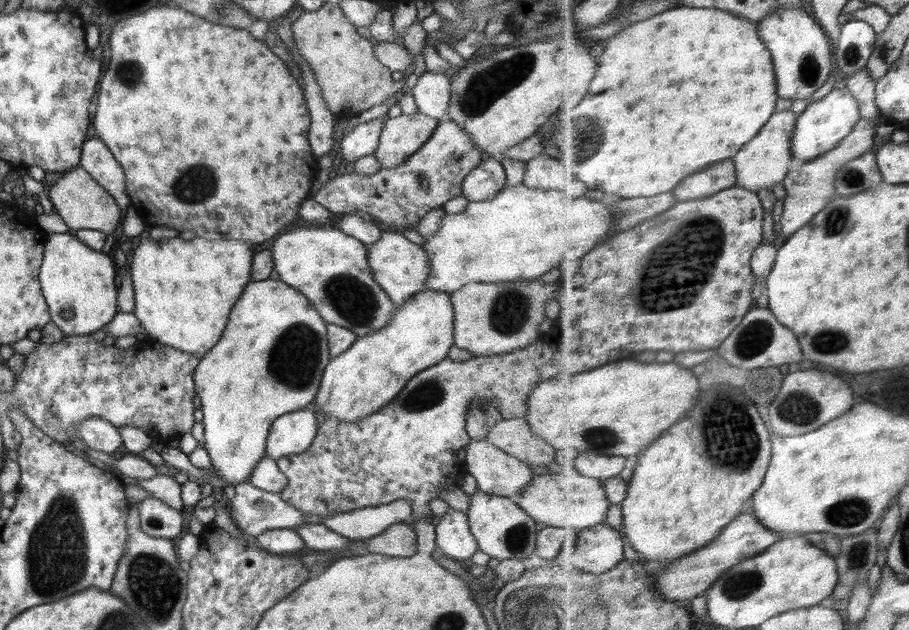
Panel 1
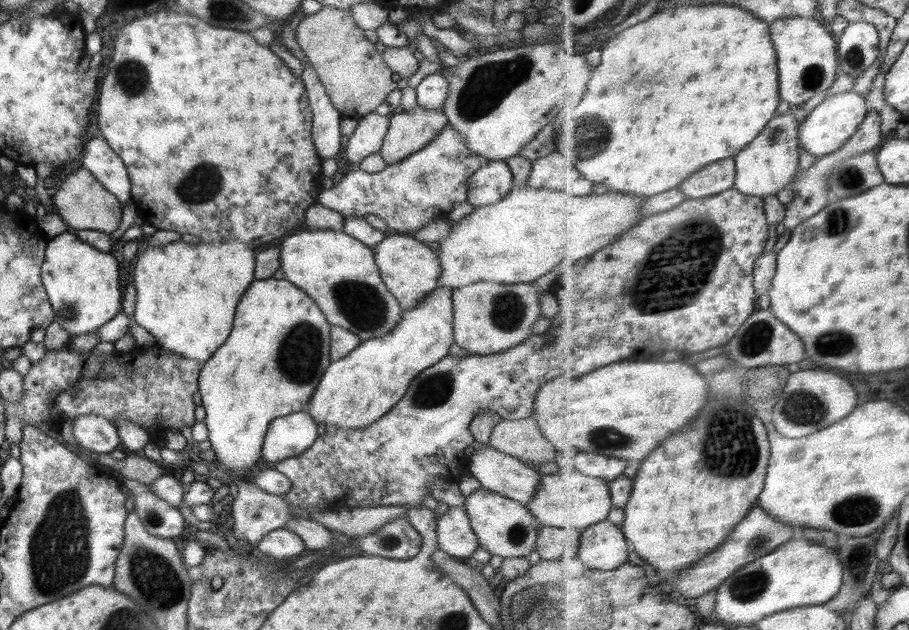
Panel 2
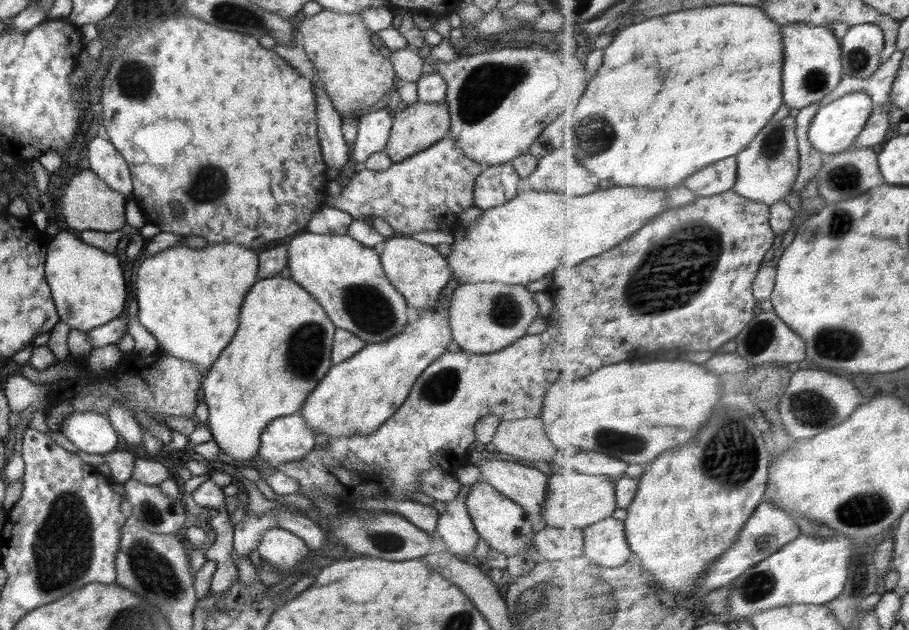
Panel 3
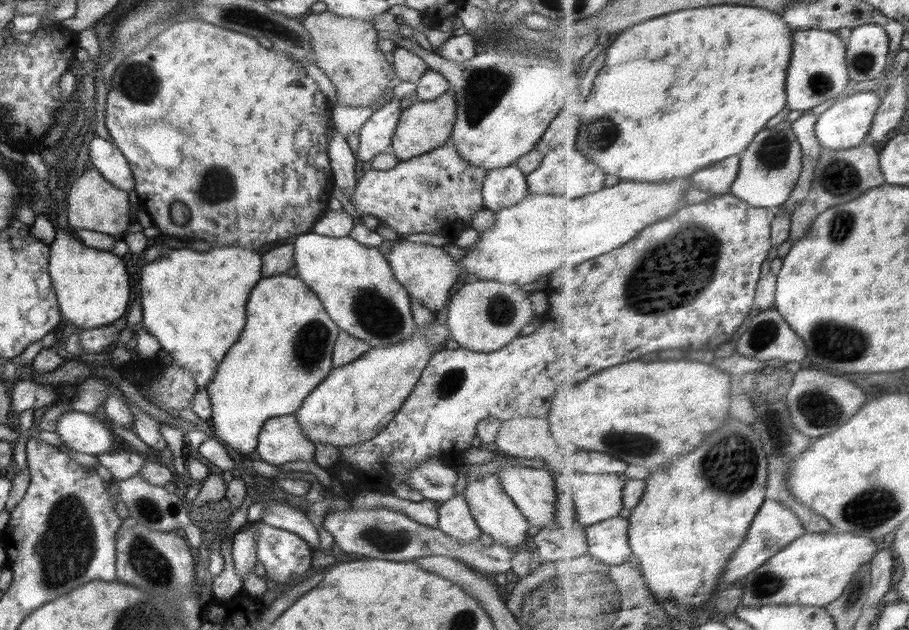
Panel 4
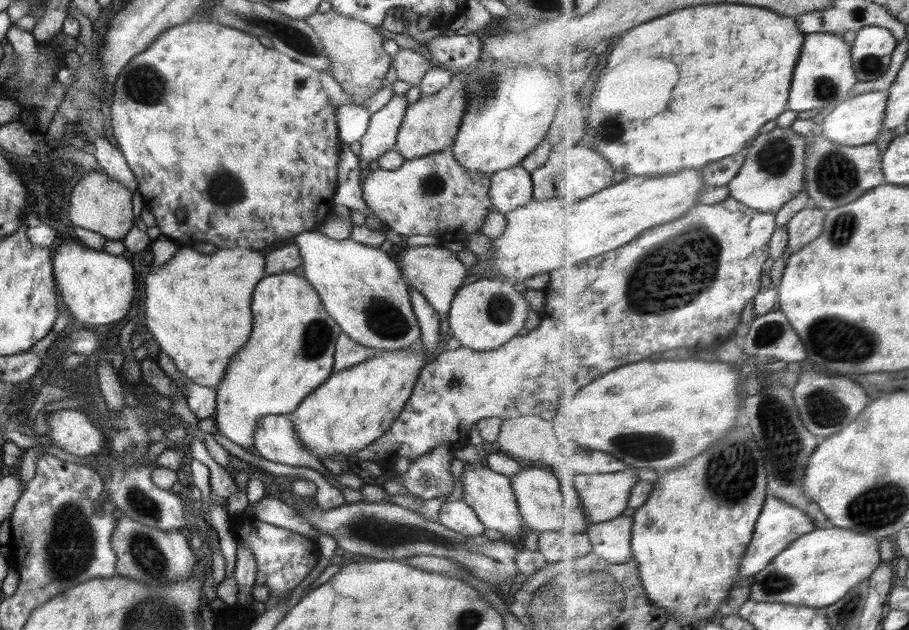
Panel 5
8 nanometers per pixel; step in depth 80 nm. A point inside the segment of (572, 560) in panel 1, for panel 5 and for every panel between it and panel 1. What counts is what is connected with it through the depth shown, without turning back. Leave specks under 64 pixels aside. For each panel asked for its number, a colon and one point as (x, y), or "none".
2: (605, 546)
3: (607, 545)
4: (610, 541)
5: (613, 540)

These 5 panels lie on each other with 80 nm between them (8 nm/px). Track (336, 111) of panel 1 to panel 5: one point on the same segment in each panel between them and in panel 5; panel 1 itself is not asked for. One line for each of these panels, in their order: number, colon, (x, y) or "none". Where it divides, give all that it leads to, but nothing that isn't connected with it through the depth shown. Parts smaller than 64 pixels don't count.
2: (352, 70)
3: (356, 75)
4: (346, 49)
5: (359, 63)

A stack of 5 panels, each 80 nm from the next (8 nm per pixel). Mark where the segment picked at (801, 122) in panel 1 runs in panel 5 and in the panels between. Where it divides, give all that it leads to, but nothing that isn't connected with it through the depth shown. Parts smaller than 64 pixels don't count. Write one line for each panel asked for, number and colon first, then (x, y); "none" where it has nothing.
2: (832, 125)
3: (837, 127)
4: (847, 124)
5: (859, 121)

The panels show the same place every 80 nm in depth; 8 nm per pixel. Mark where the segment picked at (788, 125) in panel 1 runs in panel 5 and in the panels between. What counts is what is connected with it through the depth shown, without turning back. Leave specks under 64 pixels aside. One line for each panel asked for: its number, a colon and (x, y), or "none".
2: (768, 166)
3: (768, 170)
4: (772, 167)
5: (775, 171)

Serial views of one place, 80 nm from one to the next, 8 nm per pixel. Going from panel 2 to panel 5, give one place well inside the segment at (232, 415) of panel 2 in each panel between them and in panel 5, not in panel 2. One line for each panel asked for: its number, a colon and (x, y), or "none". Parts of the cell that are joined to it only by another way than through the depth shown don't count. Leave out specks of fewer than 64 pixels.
3: (280, 351)
4: (285, 350)
5: (290, 352)

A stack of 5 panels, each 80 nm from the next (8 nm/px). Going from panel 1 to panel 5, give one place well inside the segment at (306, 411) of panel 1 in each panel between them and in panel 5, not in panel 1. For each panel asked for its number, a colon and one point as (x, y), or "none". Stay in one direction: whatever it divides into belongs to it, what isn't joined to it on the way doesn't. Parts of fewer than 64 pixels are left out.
2: (287, 436)
3: (287, 438)
4: (281, 440)
5: (274, 437)

